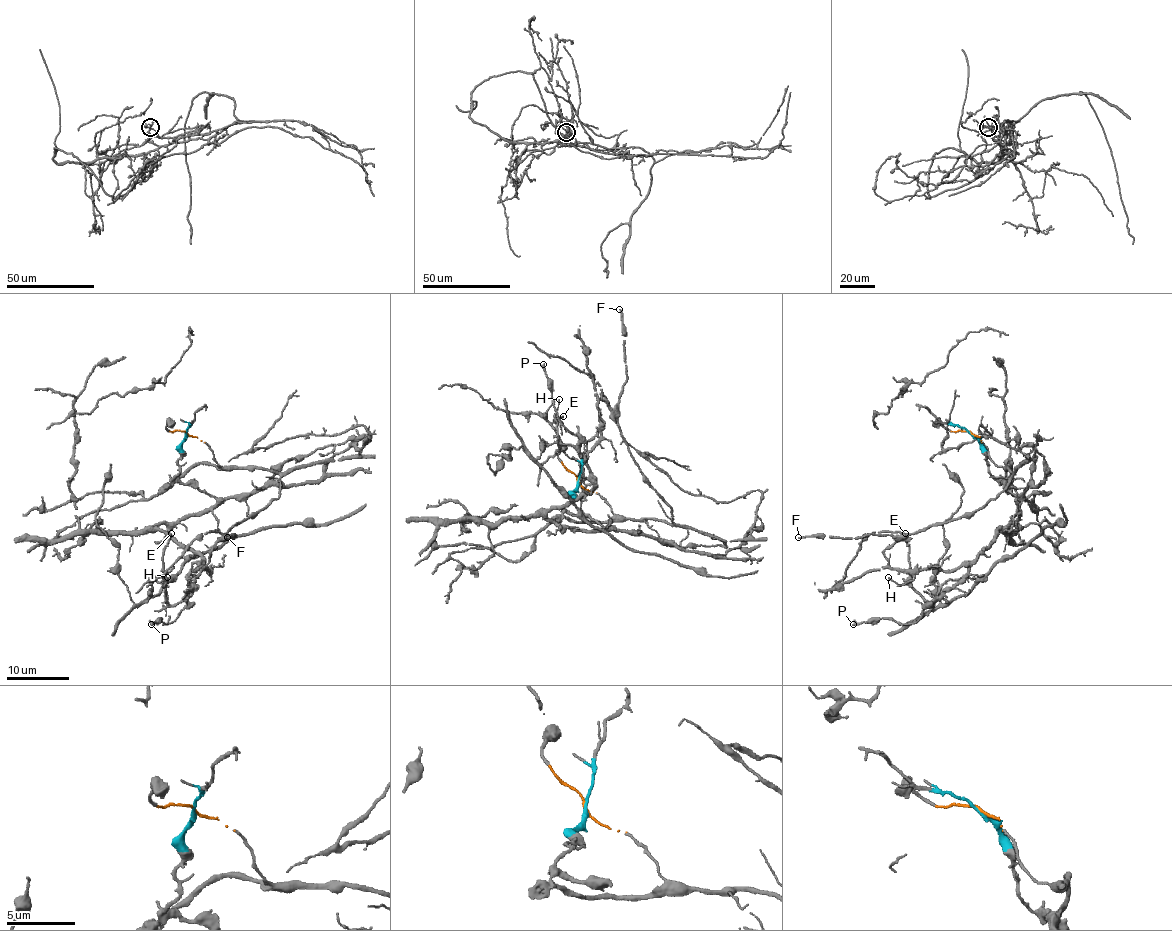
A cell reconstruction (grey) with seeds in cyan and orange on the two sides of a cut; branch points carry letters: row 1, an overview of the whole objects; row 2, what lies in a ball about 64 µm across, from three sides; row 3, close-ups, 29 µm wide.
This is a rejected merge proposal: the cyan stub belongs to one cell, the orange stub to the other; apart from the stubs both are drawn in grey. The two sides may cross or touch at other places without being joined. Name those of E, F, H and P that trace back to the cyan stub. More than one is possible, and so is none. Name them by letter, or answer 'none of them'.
E, H, P

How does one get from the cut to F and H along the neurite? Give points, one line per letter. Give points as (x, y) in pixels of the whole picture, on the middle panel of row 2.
F: (579, 481), (615, 514), (671, 522), (671, 508), (640, 470), (618, 425), (626, 381), (620, 309)
H: (579, 481), (565, 508), (609, 528), (573, 530), (547, 514), (593, 484), (557, 432), (558, 400)

